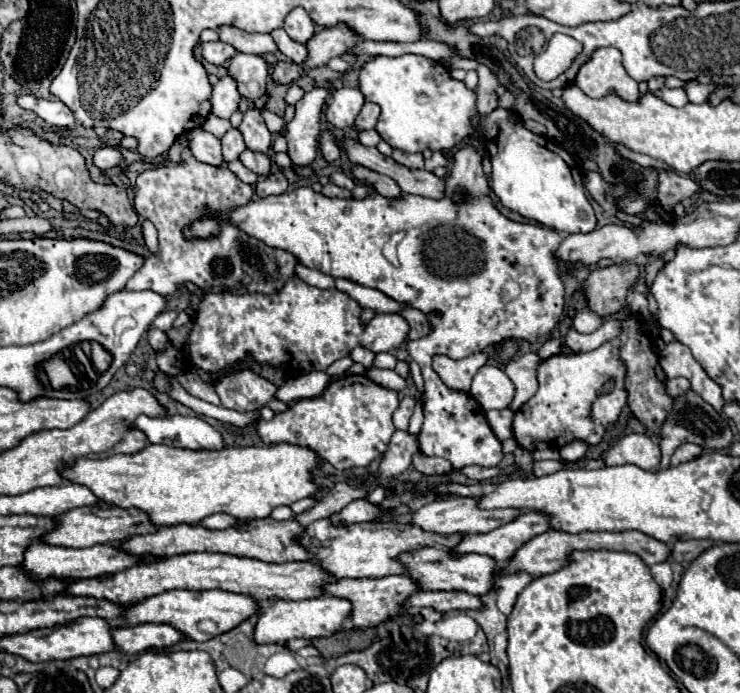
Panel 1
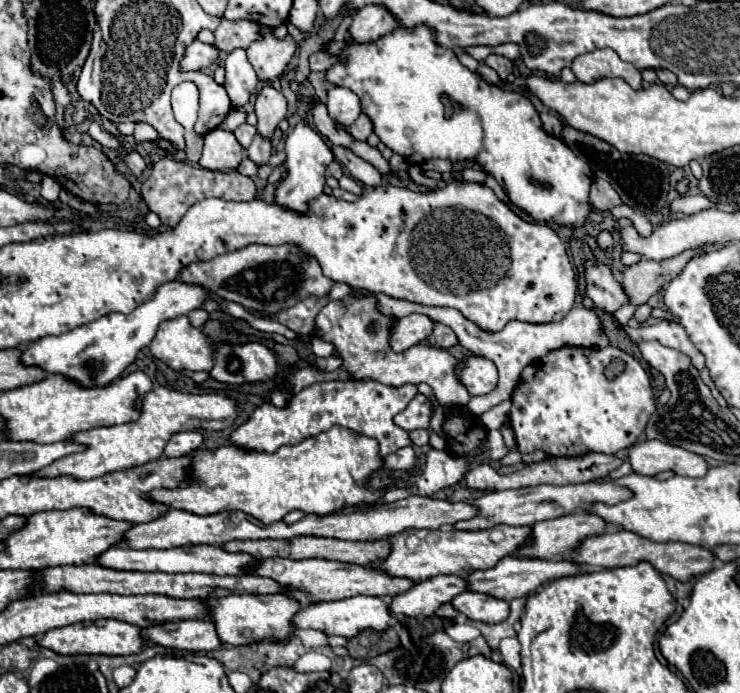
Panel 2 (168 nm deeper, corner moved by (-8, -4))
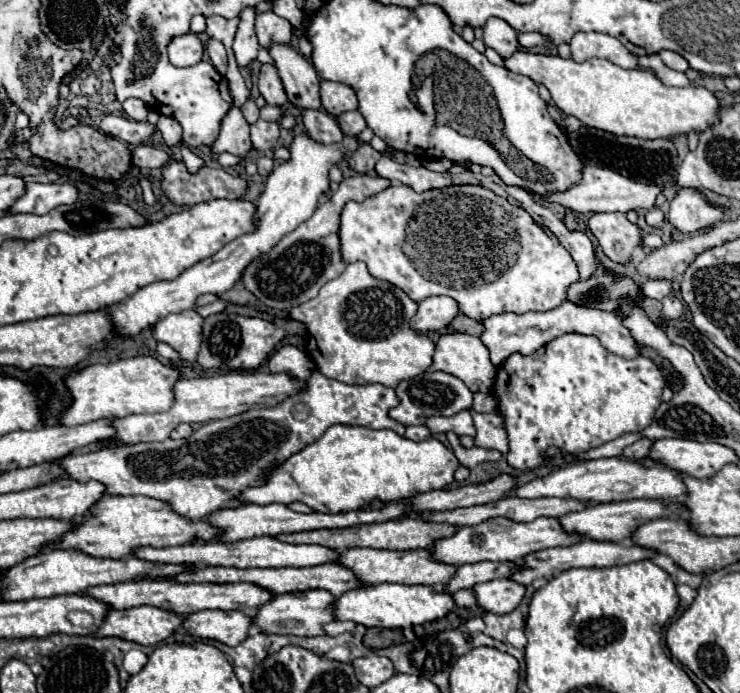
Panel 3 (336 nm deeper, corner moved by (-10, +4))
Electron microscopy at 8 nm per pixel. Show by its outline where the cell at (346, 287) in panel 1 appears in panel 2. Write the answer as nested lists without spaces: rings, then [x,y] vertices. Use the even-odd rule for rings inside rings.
[[[374,294],[376,300],[378,300],[378,308],[384,312],[384,314],[390,314],[390,316],[396,316],[396,318],[402,318],[402,316],[408,316],[412,312],[420,312],[420,314],[426,314],[430,316],[432,320],[436,322],[442,322],[446,326],[450,326],[460,344],[470,350],[472,354],[476,356],[482,356],[482,358],[488,358],[496,364],[498,368],[498,374],[500,374],[500,380],[498,380],[498,386],[494,392],[482,396],[480,400],[470,400],[468,402],[468,408],[480,416],[484,414],[486,410],[494,408],[496,404],[504,402],[510,398],[514,386],[518,384],[518,378],[520,378],[520,372],[534,360],[538,360],[540,356],[546,356],[548,352],[556,350],[556,348],[562,348],[562,346],[586,346],[586,348],[606,348],[610,342],[608,342],[608,336],[606,332],[602,330],[602,322],[598,318],[596,312],[584,308],[584,306],[574,306],[568,316],[564,316],[564,320],[558,320],[558,322],[552,322],[552,324],[524,324],[524,322],[518,322],[518,320],[512,320],[508,322],[500,332],[484,332],[482,328],[476,328],[476,324],[472,324],[470,320],[466,320],[458,310],[454,308],[430,308],[430,306],[420,306],[420,304],[414,304],[414,302],[406,302],[406,300],[398,300],[398,298],[390,298],[386,294]]]

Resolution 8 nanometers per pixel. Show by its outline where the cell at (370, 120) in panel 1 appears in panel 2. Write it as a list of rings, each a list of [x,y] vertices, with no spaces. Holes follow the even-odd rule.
[[[360,114],[358,120],[348,128],[348,132],[356,138],[356,140],[366,140],[372,134],[372,122],[368,120],[368,116]]]

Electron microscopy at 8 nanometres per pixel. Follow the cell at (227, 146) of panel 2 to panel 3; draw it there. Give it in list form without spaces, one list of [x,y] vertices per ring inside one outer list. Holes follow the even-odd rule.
[[[230,108],[228,110],[228,114],[222,120],[220,134],[210,144],[210,150],[214,154],[230,152],[230,154],[238,154],[238,156],[244,156],[244,154],[248,154],[252,150],[250,128],[248,128],[240,108]]]

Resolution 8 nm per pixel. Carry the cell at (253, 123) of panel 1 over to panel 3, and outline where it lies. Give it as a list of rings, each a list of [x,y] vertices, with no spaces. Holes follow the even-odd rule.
[[[262,64],[262,68],[260,68],[258,90],[264,96],[268,106],[284,106],[288,102],[288,96],[284,92],[282,80],[280,80],[276,68],[270,66],[270,64]]]

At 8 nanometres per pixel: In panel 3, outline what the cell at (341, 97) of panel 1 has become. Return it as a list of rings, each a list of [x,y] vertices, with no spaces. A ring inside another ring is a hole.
[[[322,80],[320,84],[320,96],[322,96],[322,106],[328,114],[340,116],[350,110],[358,110],[358,98],[356,92],[340,82],[328,82]]]

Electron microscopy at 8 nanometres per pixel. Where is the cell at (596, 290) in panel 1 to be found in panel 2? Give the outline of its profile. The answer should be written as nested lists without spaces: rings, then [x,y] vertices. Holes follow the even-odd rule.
[[[694,248],[688,252],[682,252],[680,256],[654,262],[654,260],[640,260],[634,266],[628,266],[624,270],[624,292],[630,300],[630,304],[646,304],[656,292],[660,292],[670,280],[674,280],[684,264],[688,264],[690,258],[702,254],[702,248]]]

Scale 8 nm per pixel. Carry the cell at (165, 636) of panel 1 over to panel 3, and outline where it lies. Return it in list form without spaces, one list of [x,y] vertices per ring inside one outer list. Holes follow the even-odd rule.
[[[200,610],[188,614],[182,622],[182,628],[202,640],[218,640],[226,646],[236,646],[248,636],[248,628],[252,626],[252,618],[232,610]]]

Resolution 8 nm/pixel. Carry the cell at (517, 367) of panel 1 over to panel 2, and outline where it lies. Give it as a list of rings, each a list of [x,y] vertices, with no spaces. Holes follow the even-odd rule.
[[[510,400],[500,402],[496,408],[484,412],[484,416],[480,416],[480,422],[484,424],[486,430],[498,430],[500,424],[508,420],[508,412],[510,412]]]

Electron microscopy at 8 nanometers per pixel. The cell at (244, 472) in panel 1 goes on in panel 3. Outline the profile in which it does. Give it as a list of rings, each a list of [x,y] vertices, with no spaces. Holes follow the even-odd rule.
[[[334,424],[322,434],[320,440],[308,444],[288,460],[278,462],[266,476],[264,484],[244,488],[236,500],[258,506],[268,506],[274,502],[304,502],[316,512],[340,514],[362,510],[374,500],[394,502],[422,492],[442,490],[454,482],[456,466],[458,460],[454,452],[436,438],[412,442],[392,430]]]

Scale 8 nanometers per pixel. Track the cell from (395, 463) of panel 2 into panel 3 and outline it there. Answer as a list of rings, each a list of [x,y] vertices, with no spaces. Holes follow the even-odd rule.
[[[408,426],[404,436],[406,436],[408,440],[414,440],[414,442],[422,442],[422,440],[430,438],[430,430],[428,430],[426,426]]]

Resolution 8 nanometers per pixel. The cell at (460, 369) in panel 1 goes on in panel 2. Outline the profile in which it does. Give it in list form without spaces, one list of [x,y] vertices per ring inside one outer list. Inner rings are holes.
[[[334,284],[334,288],[330,290],[328,304],[316,316],[316,332],[314,334],[324,342],[334,344],[338,358],[342,358],[342,368],[348,370],[348,374],[354,380],[376,380],[376,382],[382,382],[382,384],[394,386],[394,388],[398,388],[402,384],[408,384],[408,382],[410,384],[426,382],[426,384],[432,386],[434,396],[438,398],[440,404],[468,404],[470,394],[454,376],[454,366],[456,366],[458,360],[452,354],[448,354],[446,350],[432,348],[430,344],[428,346],[426,344],[416,344],[416,346],[412,346],[412,350],[396,354],[388,344],[388,336],[390,336],[394,324],[396,324],[396,318],[394,316],[384,316],[376,308],[376,298],[372,294],[366,294],[364,290],[356,290],[348,284]]]

